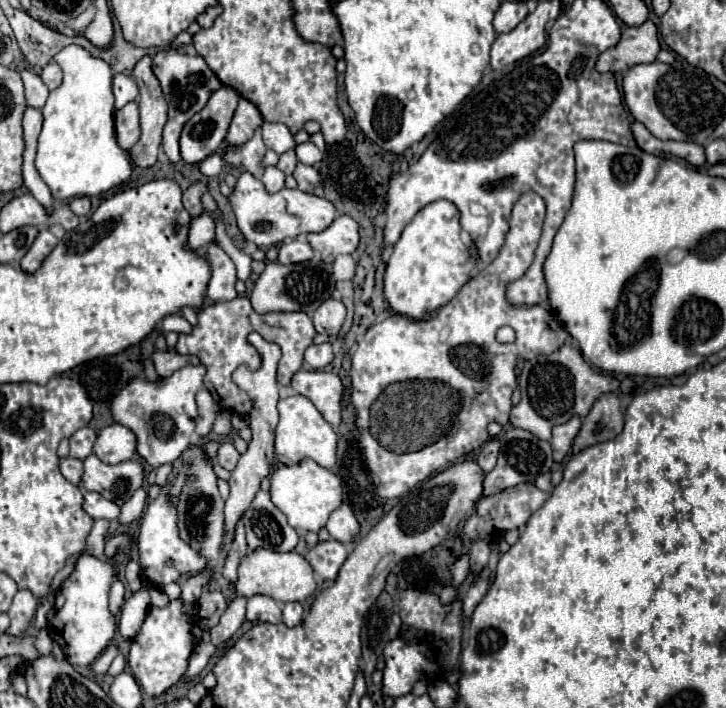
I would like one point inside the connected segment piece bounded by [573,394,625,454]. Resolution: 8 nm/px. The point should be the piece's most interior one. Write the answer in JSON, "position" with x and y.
{"position":[606,419]}

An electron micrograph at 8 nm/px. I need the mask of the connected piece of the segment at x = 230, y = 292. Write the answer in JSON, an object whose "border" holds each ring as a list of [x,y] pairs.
{"border":[[[217,244],[207,246],[205,258],[211,264],[211,280],[207,284],[207,298],[211,298],[213,302],[233,300],[237,296],[237,290],[235,290],[235,282],[237,282],[235,264],[227,256],[227,252]]]}

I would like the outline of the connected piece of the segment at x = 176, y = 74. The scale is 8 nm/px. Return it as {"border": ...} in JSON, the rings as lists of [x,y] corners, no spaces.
{"border":[[[177,50],[157,52],[153,56],[153,72],[159,78],[163,94],[165,94],[165,100],[169,104],[169,120],[165,124],[163,148],[165,148],[165,154],[169,156],[171,162],[179,162],[181,160],[179,138],[181,138],[181,130],[183,130],[185,122],[191,120],[207,104],[211,94],[215,90],[219,90],[223,84],[213,74],[213,70],[209,70],[209,66],[205,64],[205,60],[201,56],[187,56],[187,54],[179,54]]]}

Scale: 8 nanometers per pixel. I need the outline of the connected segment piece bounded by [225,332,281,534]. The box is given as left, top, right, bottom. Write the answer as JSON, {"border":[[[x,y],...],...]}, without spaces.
{"border":[[[257,332],[249,334],[247,336],[247,342],[251,346],[255,346],[255,350],[259,352],[261,356],[261,368],[257,370],[251,370],[247,368],[245,364],[237,366],[237,370],[233,372],[233,382],[245,390],[253,402],[253,408],[249,412],[249,426],[251,426],[251,432],[253,432],[253,438],[247,446],[247,452],[241,454],[235,470],[231,472],[231,480],[229,480],[229,486],[231,486],[231,494],[225,502],[225,528],[227,532],[231,534],[233,532],[233,526],[235,522],[243,516],[243,512],[249,508],[249,502],[253,500],[255,492],[259,490],[259,484],[265,476],[269,476],[269,468],[271,468],[271,460],[273,460],[273,434],[275,434],[275,426],[279,422],[279,412],[277,412],[277,402],[279,402],[279,382],[277,382],[277,364],[279,364],[279,358],[281,358],[281,348],[275,344],[275,342],[267,342],[265,338],[257,336]]]}

